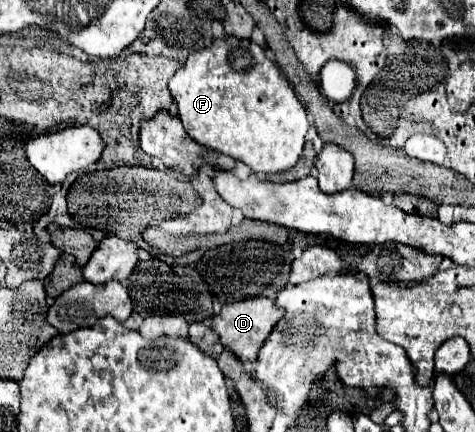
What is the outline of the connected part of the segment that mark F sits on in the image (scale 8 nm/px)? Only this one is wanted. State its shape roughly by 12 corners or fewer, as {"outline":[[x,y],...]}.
{"outline":[[257,42],[197,50],[169,80],[195,142],[275,174],[307,112]]}

